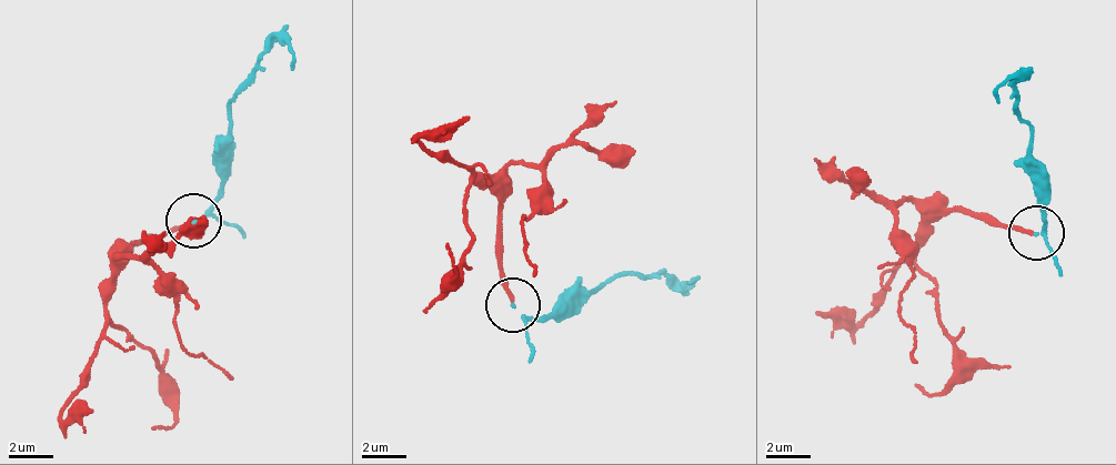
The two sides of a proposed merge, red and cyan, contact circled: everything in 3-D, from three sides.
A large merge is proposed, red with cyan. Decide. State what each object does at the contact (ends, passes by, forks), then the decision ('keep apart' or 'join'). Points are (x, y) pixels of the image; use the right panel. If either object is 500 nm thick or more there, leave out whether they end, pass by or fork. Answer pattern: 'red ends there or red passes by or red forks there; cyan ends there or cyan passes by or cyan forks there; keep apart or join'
red ends there; cyan passes by; keep apart

